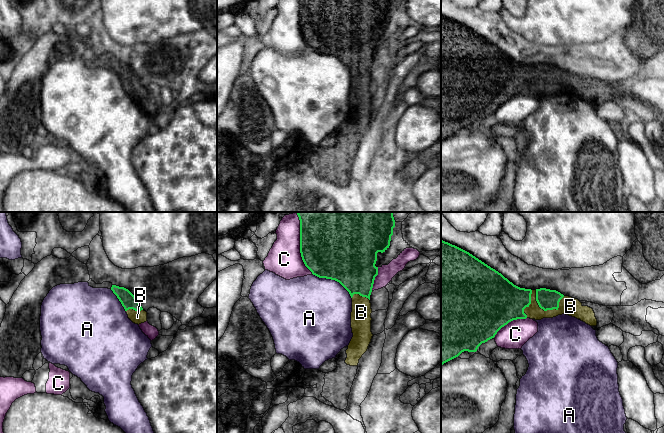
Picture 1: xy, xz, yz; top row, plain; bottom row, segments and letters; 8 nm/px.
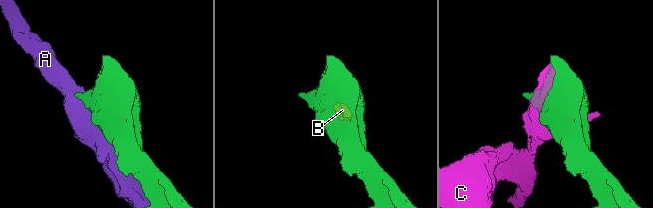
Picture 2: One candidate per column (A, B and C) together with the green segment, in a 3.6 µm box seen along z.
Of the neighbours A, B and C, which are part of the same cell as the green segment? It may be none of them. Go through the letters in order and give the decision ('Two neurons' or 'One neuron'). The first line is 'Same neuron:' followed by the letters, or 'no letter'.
Same neuron: B
A: Two neurons
B: One neuron
C: Two neurons

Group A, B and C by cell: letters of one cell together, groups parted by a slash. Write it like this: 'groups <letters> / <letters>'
groups A / B / C

